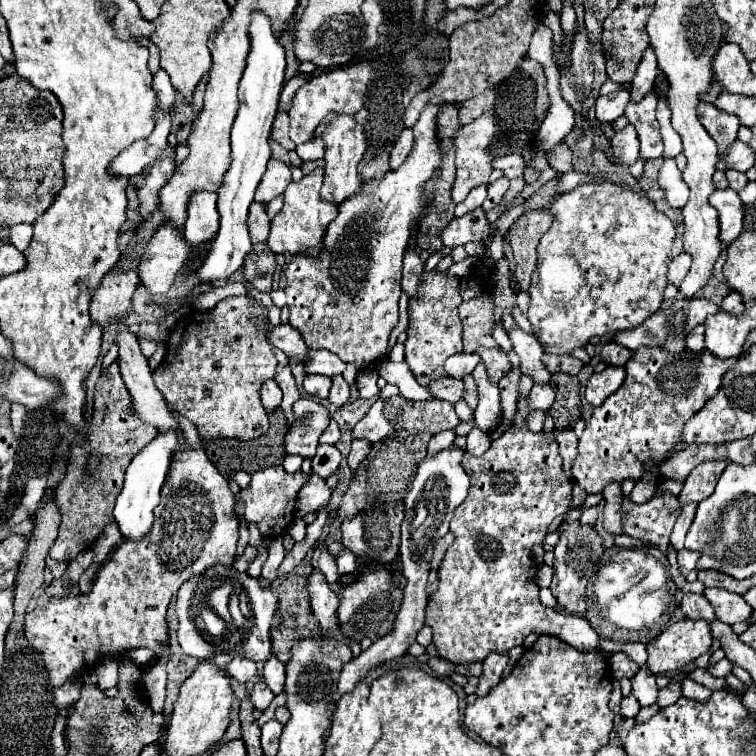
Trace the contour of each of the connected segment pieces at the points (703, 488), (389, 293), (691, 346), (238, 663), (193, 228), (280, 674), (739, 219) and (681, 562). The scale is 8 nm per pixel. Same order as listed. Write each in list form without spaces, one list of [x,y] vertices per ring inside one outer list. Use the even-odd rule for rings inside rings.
[[[702,462],[702,466],[696,466],[688,474],[682,492],[678,494],[680,506],[692,504],[692,502],[700,504],[702,500],[706,500],[714,492],[718,478],[728,464],[730,462]]]
[[[430,104],[422,110],[420,120],[412,128],[416,140],[414,150],[398,170],[390,170],[380,180],[366,182],[358,198],[342,202],[336,220],[328,226],[328,232],[324,236],[324,250],[320,252],[320,256],[312,258],[296,254],[286,266],[288,284],[284,292],[288,296],[290,326],[294,326],[302,334],[308,348],[330,350],[340,356],[342,362],[356,364],[358,370],[376,368],[376,364],[384,358],[390,334],[398,324],[402,258],[408,248],[412,230],[418,226],[418,218],[422,218],[422,212],[428,202],[428,194],[422,190],[422,186],[436,176],[436,168],[444,156],[436,138],[436,114],[436,104]]]
[[[704,324],[696,326],[696,328],[688,334],[686,346],[688,346],[688,350],[692,350],[692,352],[704,352],[704,350],[706,350],[706,346],[704,346]]]
[[[232,658],[230,664],[226,666],[226,672],[238,682],[246,684],[256,677],[256,662],[252,662],[250,658]]]
[[[198,190],[188,200],[188,218],[184,224],[184,236],[192,246],[212,240],[218,232],[218,210],[216,210],[216,192]]]
[[[276,656],[264,662],[264,682],[270,686],[274,694],[280,694],[284,690],[284,678],[284,664]]]
[[[716,190],[710,196],[710,202],[720,214],[720,240],[724,244],[734,242],[744,230],[744,204],[736,190]]]
[[[680,550],[678,552],[678,566],[680,566],[680,574],[686,576],[688,572],[696,570],[696,562],[698,562],[698,554],[690,552],[690,550]]]

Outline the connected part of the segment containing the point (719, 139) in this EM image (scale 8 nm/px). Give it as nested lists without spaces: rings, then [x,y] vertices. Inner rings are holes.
[[[700,102],[696,112],[698,112],[698,118],[700,118],[702,126],[706,128],[706,132],[718,144],[718,156],[722,158],[726,154],[726,150],[732,146],[732,142],[736,140],[736,134],[740,128],[738,116],[722,112],[714,104],[708,104],[708,102]]]

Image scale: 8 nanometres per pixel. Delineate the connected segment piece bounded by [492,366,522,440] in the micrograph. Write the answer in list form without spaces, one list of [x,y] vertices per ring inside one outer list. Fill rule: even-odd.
[[[514,366],[510,370],[510,374],[506,374],[506,378],[502,378],[502,382],[498,382],[500,390],[502,390],[502,412],[504,412],[504,422],[500,424],[500,428],[496,428],[492,432],[492,440],[496,440],[500,436],[502,426],[506,426],[506,422],[510,422],[510,418],[516,412],[516,402],[518,402],[518,386],[520,386],[520,368]]]

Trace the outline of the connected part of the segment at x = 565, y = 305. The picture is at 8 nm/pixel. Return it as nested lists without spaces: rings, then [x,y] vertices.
[[[596,176],[596,180],[594,184],[582,184],[572,192],[560,194],[552,202],[550,212],[554,214],[554,222],[538,244],[540,260],[532,274],[526,316],[544,350],[552,354],[572,354],[574,348],[584,348],[594,336],[632,330],[658,312],[662,304],[676,234],[672,220],[658,212],[654,202],[638,196],[628,186],[614,184],[600,176]]]

